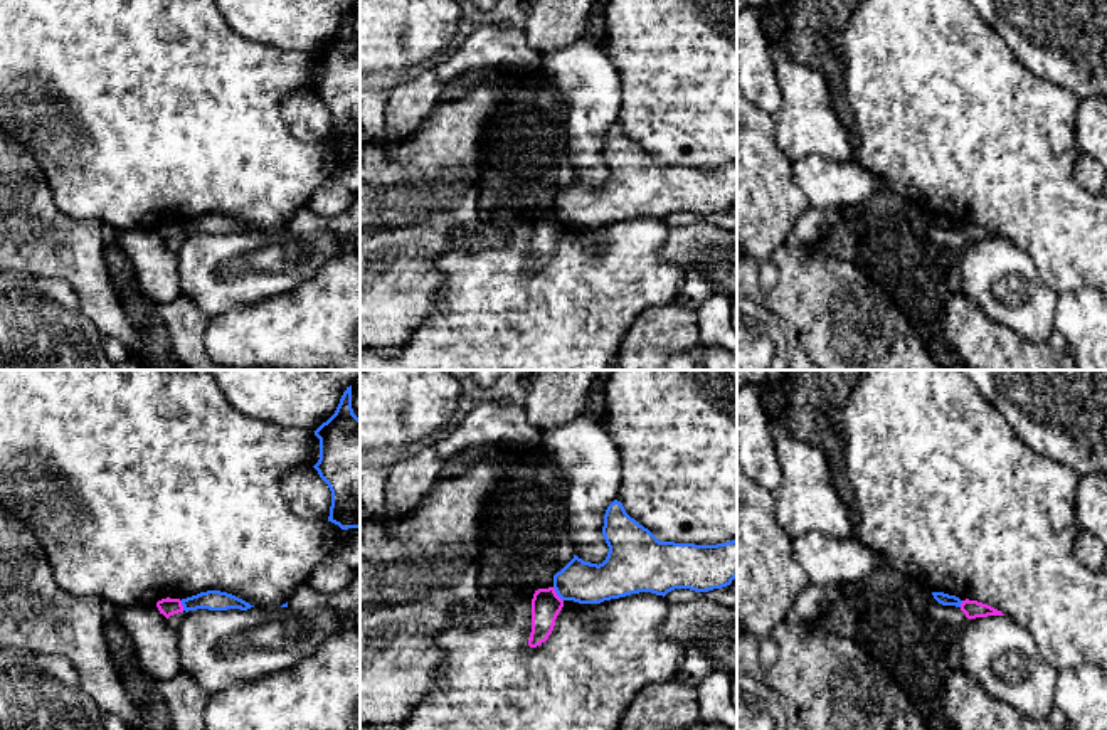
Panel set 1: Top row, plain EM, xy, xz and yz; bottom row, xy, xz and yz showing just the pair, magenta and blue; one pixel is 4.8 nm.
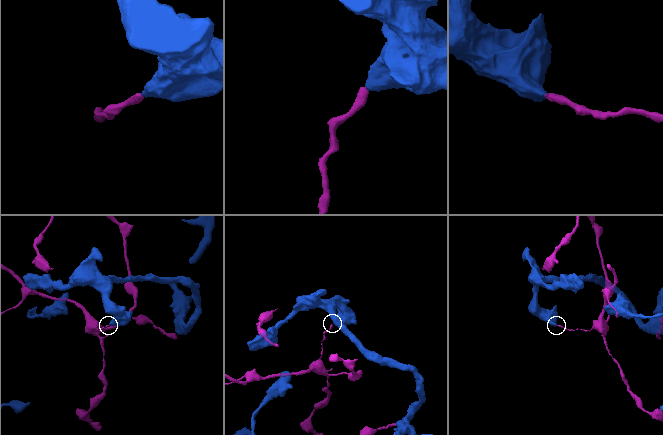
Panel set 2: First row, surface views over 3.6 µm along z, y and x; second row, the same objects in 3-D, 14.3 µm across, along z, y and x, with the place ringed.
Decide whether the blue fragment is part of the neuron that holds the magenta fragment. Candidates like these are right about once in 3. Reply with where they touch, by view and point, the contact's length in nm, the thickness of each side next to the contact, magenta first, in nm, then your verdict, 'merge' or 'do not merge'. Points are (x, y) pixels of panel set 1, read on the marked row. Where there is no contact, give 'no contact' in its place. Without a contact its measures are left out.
xz (556, 594) | 90 nm | 140/200 nm | do not merge

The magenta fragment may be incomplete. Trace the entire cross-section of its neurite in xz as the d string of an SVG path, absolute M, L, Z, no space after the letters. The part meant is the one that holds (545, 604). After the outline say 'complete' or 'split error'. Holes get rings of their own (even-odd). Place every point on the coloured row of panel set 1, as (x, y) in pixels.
M554 587L535 590L532 599L530 648L537 648L548 639L562 607L564 600L557 595Z; complete

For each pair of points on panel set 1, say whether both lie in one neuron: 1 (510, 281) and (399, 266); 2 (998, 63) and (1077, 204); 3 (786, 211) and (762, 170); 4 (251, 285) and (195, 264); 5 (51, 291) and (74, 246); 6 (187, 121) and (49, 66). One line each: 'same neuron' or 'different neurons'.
1: different neurons
2: same neuron
3: same neuron
4: same neuron
5: different neurons
6: same neuron

